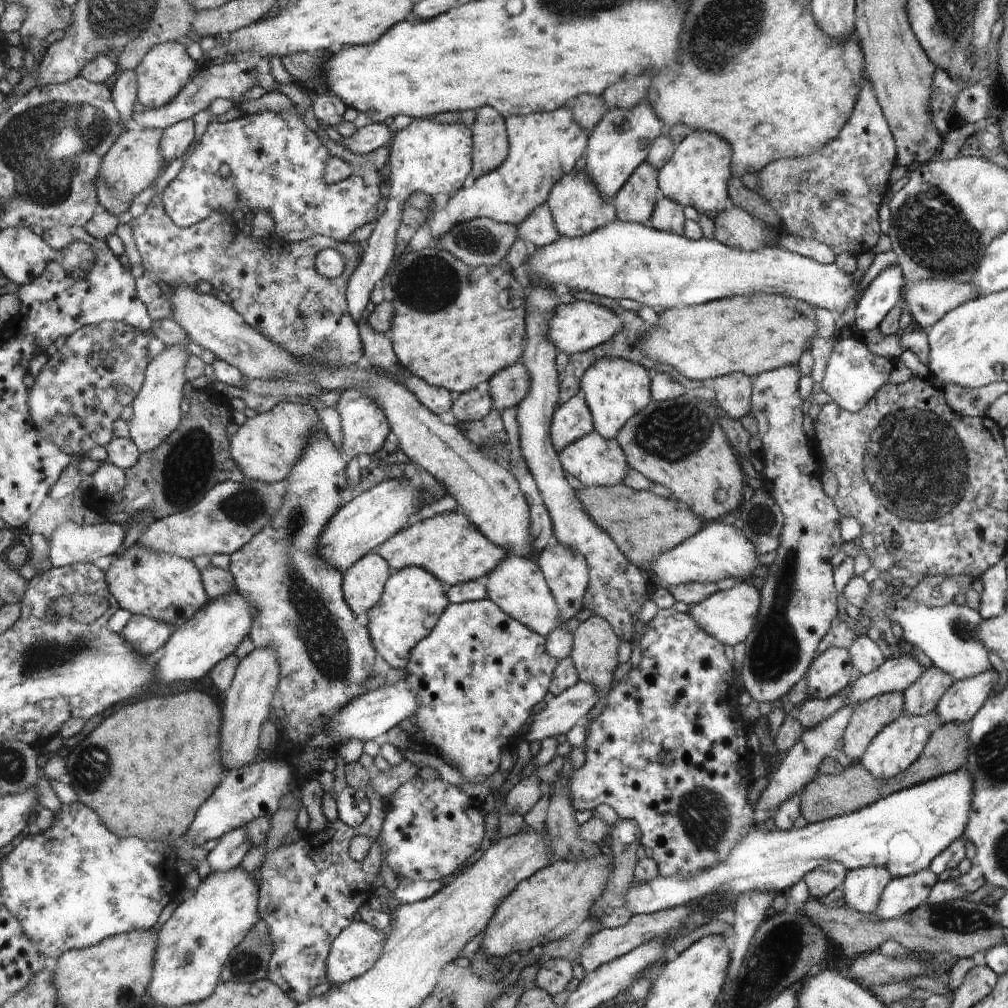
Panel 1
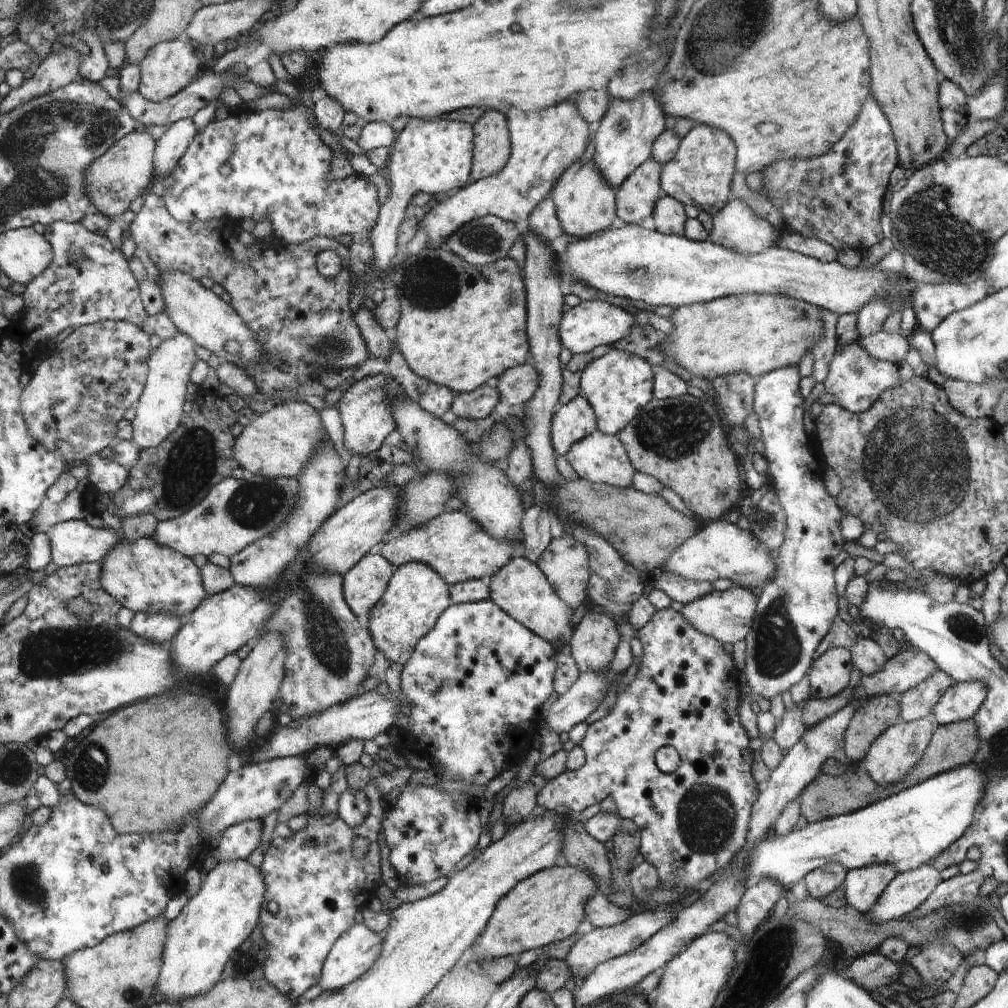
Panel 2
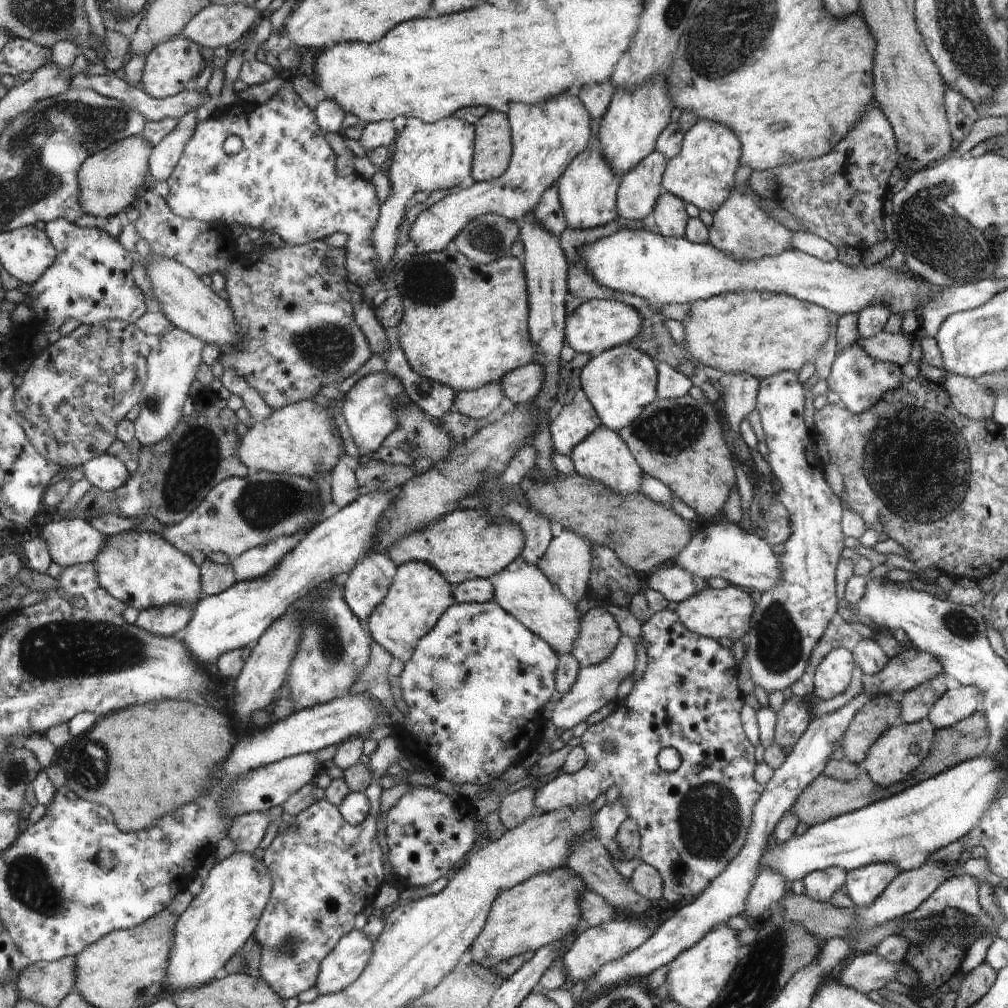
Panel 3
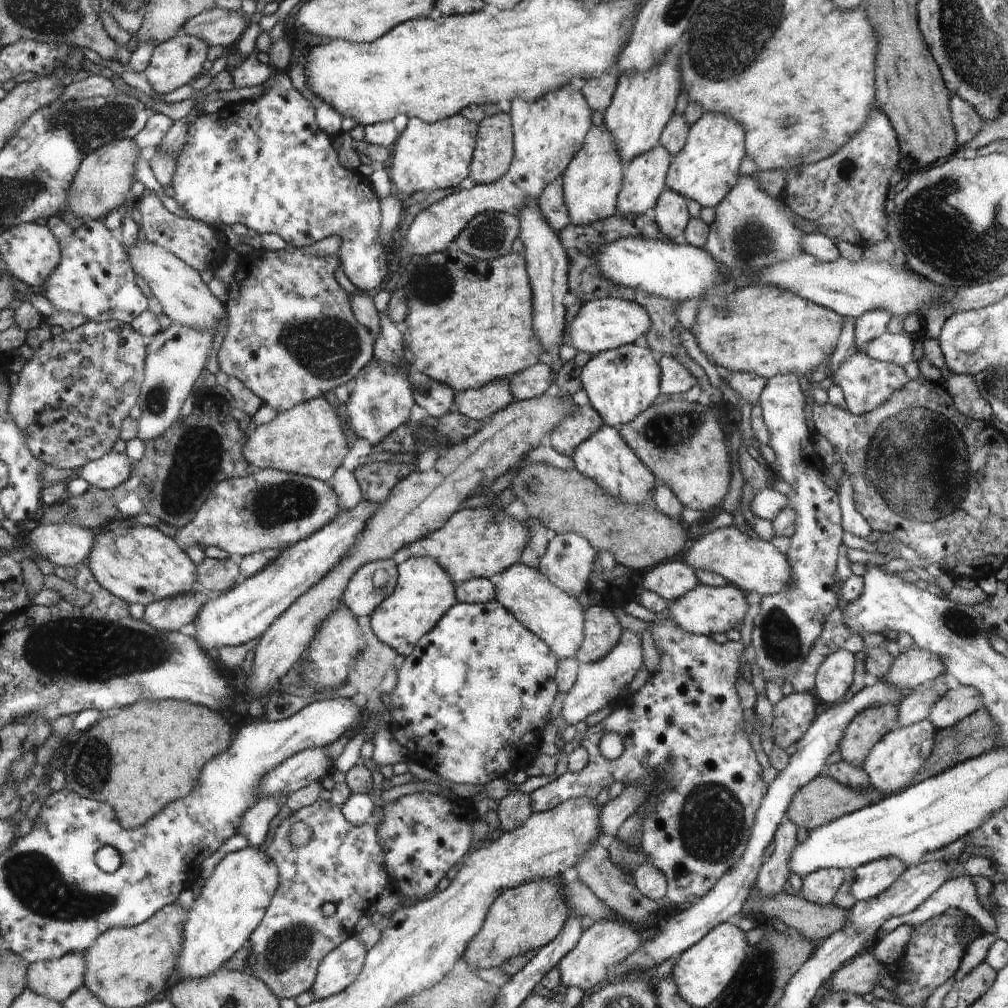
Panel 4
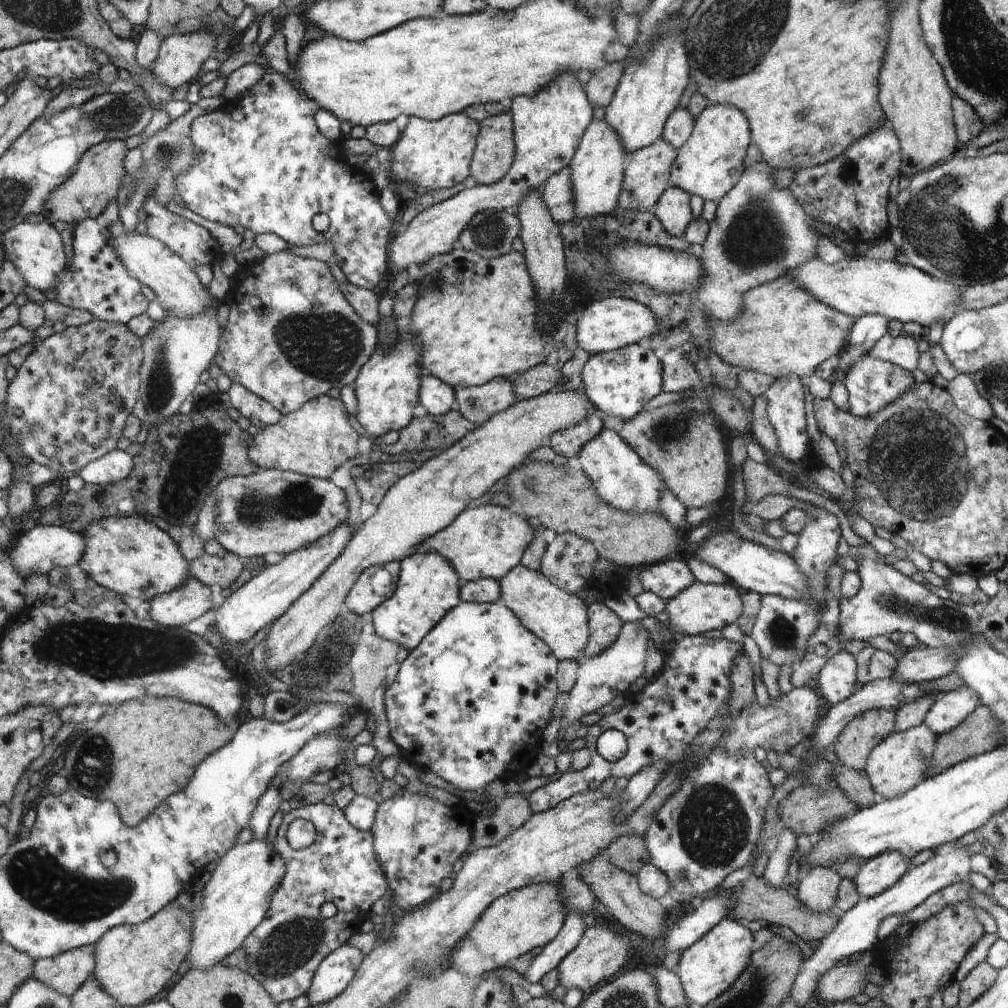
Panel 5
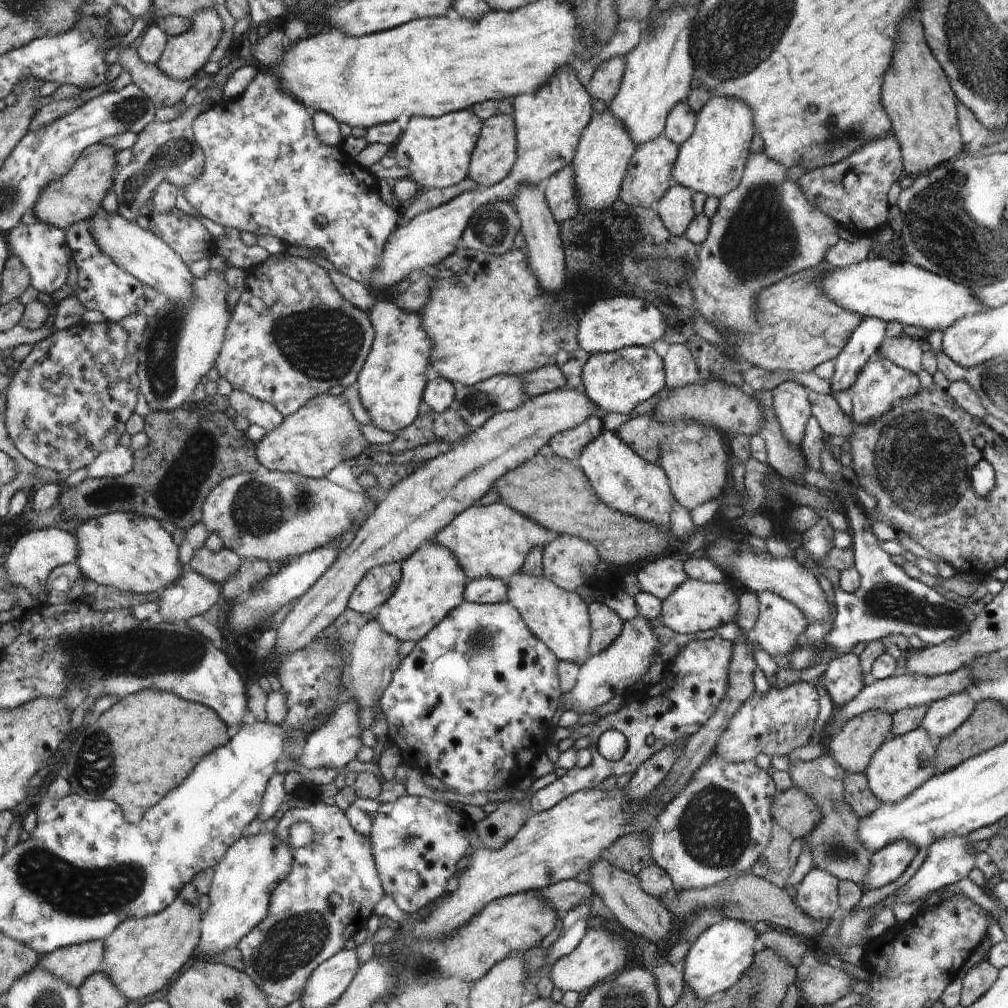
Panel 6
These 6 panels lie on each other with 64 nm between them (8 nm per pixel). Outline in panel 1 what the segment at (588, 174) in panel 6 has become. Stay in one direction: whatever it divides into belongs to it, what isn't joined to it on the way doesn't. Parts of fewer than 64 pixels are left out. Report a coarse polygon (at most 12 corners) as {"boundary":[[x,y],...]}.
{"boundary":[[572,169],[547,201],[559,234],[585,237],[617,220],[616,206]]}

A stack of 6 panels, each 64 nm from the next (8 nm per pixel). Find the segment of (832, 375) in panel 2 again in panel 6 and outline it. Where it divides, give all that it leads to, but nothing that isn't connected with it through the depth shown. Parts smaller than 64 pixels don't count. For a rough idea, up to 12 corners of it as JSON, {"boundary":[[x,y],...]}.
{"boundary":[[870,360],[850,392],[853,417],[878,421],[922,390],[916,373]]}

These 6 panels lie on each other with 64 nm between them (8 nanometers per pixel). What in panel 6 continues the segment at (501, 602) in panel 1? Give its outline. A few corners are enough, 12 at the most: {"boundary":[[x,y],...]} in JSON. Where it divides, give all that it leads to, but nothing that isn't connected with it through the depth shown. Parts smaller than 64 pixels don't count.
{"boundary":[[514,574],[507,600],[558,659],[590,658],[589,607],[544,576]]}

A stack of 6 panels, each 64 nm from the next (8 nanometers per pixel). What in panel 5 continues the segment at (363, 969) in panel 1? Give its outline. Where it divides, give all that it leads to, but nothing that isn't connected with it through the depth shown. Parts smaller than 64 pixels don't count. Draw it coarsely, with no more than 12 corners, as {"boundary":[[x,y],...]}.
{"boundary":[[342,945],[330,953],[306,994],[325,1005],[353,982],[361,950]]}

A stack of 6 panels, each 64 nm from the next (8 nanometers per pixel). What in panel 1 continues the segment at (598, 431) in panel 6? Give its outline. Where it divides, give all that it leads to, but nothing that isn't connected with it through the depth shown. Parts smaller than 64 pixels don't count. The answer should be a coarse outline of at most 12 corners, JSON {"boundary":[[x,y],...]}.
{"boundary":[[587,402],[558,406],[552,437],[558,452],[595,430]]}

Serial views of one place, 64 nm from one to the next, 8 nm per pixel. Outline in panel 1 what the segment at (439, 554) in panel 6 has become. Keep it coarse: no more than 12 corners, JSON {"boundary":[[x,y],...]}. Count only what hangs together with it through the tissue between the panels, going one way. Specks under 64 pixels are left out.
{"boundary":[[424,567],[392,571],[366,613],[371,642],[392,668],[448,606]]}

